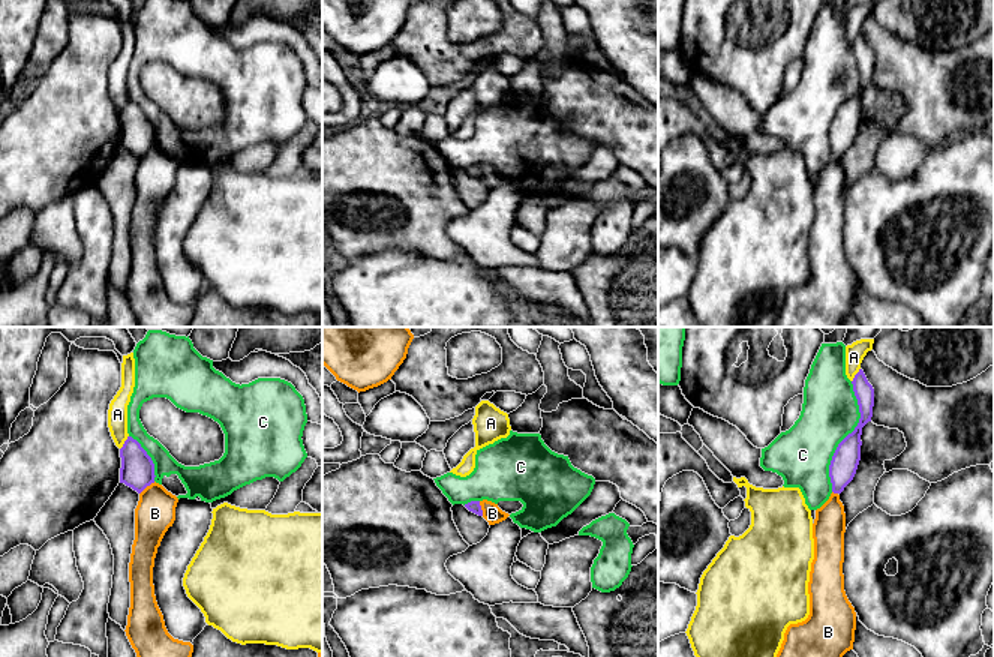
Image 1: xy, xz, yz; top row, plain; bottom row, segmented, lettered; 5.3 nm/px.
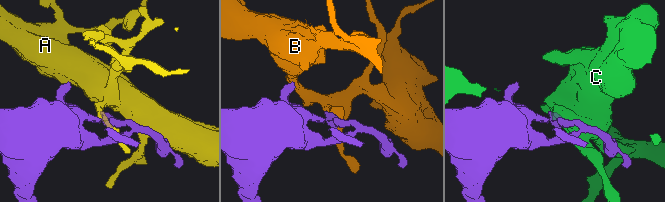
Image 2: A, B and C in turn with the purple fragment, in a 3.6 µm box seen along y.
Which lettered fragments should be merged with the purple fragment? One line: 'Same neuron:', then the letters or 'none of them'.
Same neuron: none of them

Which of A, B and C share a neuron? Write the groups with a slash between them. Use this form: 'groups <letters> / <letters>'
groups A / B / C

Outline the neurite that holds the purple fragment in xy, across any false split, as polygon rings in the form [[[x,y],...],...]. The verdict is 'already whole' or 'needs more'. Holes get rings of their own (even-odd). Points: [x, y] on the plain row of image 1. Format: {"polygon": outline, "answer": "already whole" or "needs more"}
{"polygon": [[[127,100],[120,112],[120,122],[120,147],[124,147],[138,158],[154,147],[154,128],[136,104]]], "answer": "already whole"}

